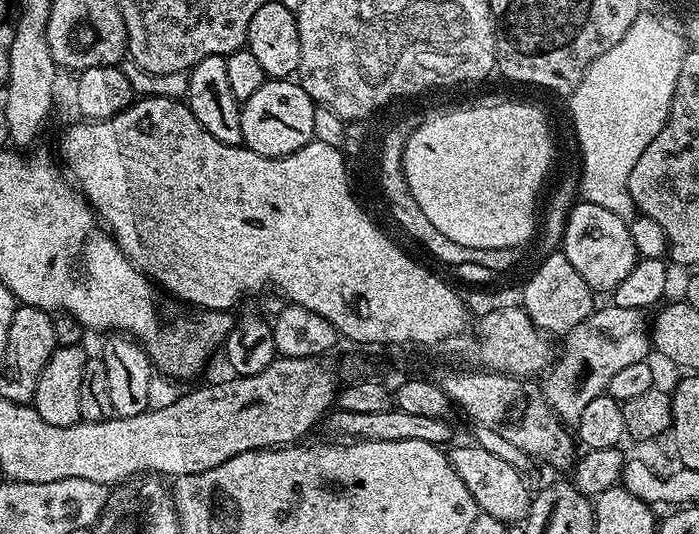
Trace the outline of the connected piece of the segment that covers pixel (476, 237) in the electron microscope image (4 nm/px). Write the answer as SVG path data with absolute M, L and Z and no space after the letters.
M508 100L505 104L476 104L473 108L456 108L453 112L444 112L441 116L432 116L425 124L413 127L408 133L408 140L404 143L404 177L408 183L410 194L414 202L430 218L430 226L434 226L450 242L459 242L462 246L471 248L514 248L519 249L533 239L538 228L538 201L541 199L540 187L548 176L548 167L552 164L552 136L548 133L548 124L544 116L532 104L515 104Z

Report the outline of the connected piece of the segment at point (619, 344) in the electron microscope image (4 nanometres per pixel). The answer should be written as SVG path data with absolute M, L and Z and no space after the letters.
M609 303L608 308L597 307L582 322L578 322L578 326L574 326L574 330L563 333L562 340L564 345L559 345L558 351L555 353L554 359L548 365L542 376L542 387L546 402L552 408L552 413L565 424L575 425L578 418L582 418L582 409L592 401L593 398L605 395L610 386L610 378L614 378L614 374L619 374L626 366L631 366L634 362L642 362L648 360L652 351L652 338L650 335L649 317L641 310L626 310L622 306Z

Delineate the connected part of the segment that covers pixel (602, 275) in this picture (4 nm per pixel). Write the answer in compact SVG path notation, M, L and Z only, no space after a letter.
M577 202L572 205L568 221L562 251L566 258L570 258L570 266L586 278L593 293L611 294L618 282L634 270L638 259L634 250L634 238L630 238L628 229L629 221L618 214L610 214L610 210L602 206L594 206L587 202Z

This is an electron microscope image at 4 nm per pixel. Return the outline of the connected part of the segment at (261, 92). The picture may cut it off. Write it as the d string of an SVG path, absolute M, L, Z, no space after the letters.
M265 79L264 84L258 86L258 91L249 100L243 101L240 109L243 147L263 156L289 156L302 150L302 146L309 144L315 134L314 114L317 107L310 94L306 94L295 79Z

